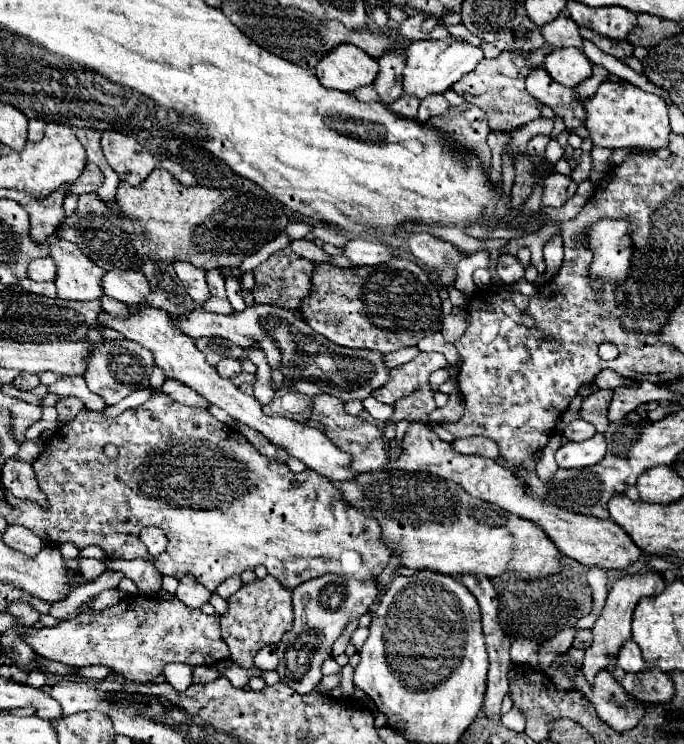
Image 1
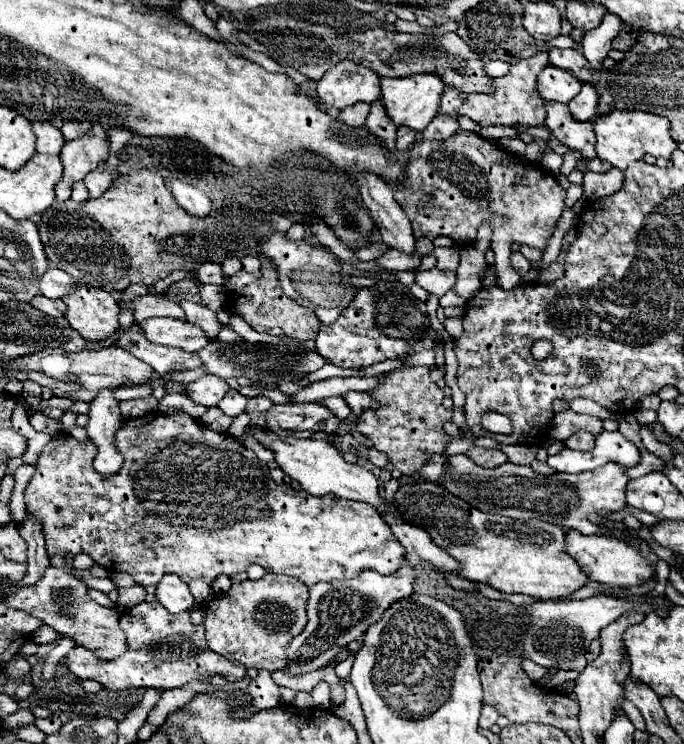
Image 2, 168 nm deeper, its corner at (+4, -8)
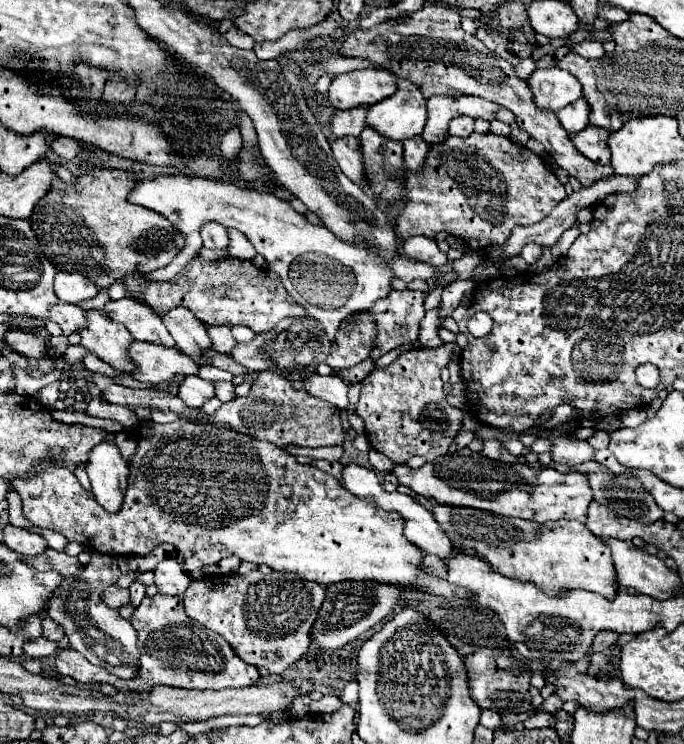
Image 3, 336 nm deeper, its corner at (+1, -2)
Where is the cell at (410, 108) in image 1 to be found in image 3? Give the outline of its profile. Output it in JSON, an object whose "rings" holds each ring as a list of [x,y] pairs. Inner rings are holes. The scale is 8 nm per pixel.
{"rings":[[[420,136],[406,140],[406,144],[404,144],[404,164],[410,172],[418,172],[422,168],[426,154],[428,154],[428,144]]]}

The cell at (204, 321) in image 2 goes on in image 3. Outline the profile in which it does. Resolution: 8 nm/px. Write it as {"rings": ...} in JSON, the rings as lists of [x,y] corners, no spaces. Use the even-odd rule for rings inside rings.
{"rings":[[[206,326],[210,338],[212,338],[212,344],[214,344],[214,350],[220,352],[220,354],[230,354],[230,350],[234,350],[234,346],[238,344],[230,332],[230,328],[226,326]]]}

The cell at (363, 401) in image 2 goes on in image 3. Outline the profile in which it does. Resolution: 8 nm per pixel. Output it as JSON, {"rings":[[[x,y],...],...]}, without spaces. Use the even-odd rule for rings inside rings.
{"rings":[[[312,374],[312,376],[304,378],[302,382],[304,382],[304,390],[310,396],[322,398],[322,400],[338,406],[340,410],[344,410],[348,406],[348,384],[344,380],[340,380],[338,376]]]}

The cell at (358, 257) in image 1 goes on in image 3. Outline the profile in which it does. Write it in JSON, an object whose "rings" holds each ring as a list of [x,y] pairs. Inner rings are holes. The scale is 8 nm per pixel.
{"rings":[[[414,236],[408,238],[404,242],[404,254],[412,260],[420,260],[420,262],[428,262],[432,266],[444,266],[448,262],[446,254],[438,250],[436,240],[430,238],[422,238],[422,236]]]}

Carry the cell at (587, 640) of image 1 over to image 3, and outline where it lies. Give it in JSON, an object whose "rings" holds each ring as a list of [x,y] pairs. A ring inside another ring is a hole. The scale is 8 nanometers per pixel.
{"rings":[[[612,630],[600,632],[600,634],[596,635],[592,643],[594,652],[602,652],[606,650],[606,648],[612,648],[612,642],[616,642],[618,636],[620,636],[620,634],[618,634],[618,632],[612,632]]]}

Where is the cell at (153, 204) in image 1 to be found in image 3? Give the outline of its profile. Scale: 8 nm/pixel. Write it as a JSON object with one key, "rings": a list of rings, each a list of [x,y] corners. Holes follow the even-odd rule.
{"rings":[[[88,170],[72,184],[54,176],[50,192],[38,200],[30,216],[32,230],[58,272],[78,272],[102,288],[110,288],[132,272],[154,272],[172,262],[184,248],[184,236],[154,210],[130,204],[126,196],[134,176],[124,170]]]}

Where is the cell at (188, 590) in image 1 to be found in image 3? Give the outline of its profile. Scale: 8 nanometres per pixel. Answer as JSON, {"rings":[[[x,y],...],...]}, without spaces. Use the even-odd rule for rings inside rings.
{"rings":[[[166,558],[154,568],[154,584],[160,594],[182,596],[190,584],[190,578],[174,558]]]}

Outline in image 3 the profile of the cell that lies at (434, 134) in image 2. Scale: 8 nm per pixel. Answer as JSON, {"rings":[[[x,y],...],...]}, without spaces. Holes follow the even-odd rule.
{"rings":[[[458,116],[458,118],[454,118],[452,122],[450,122],[450,134],[452,136],[460,136],[460,138],[466,138],[466,136],[470,136],[472,134],[472,130],[474,130],[474,120],[470,118],[470,116]]]}

